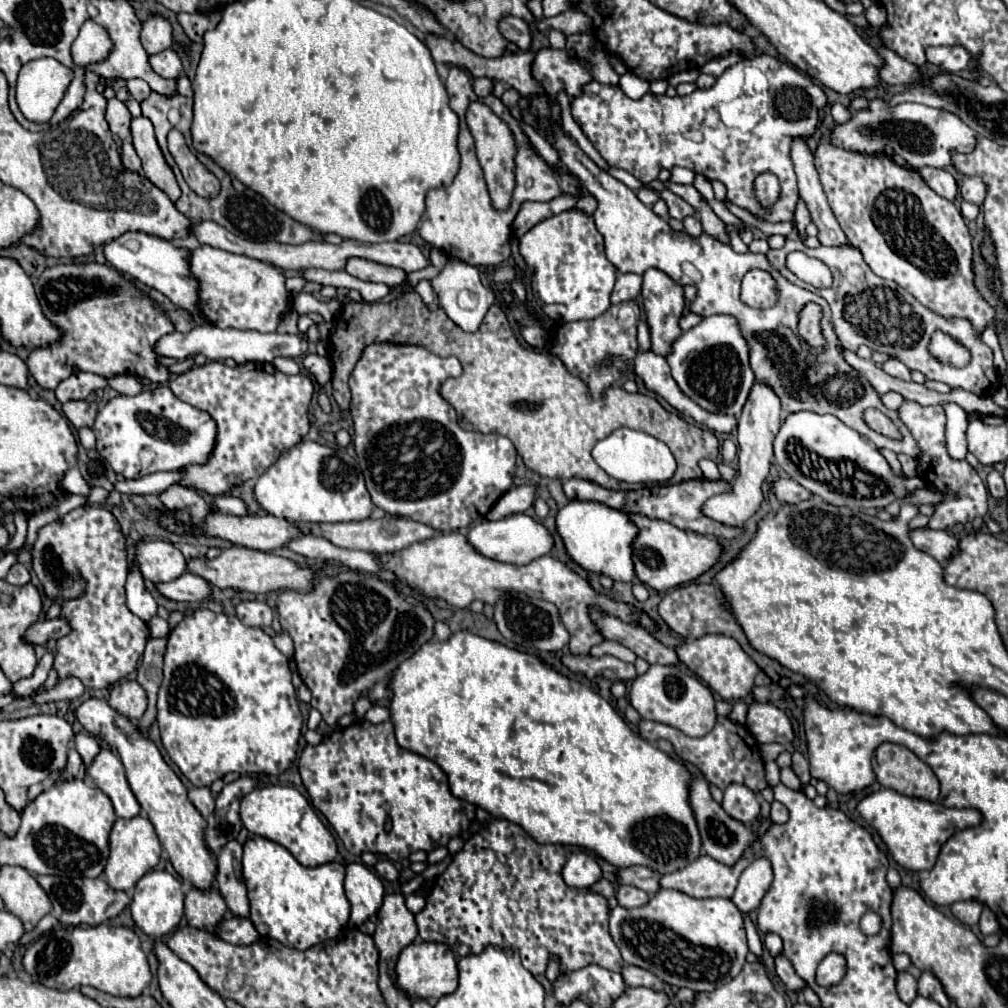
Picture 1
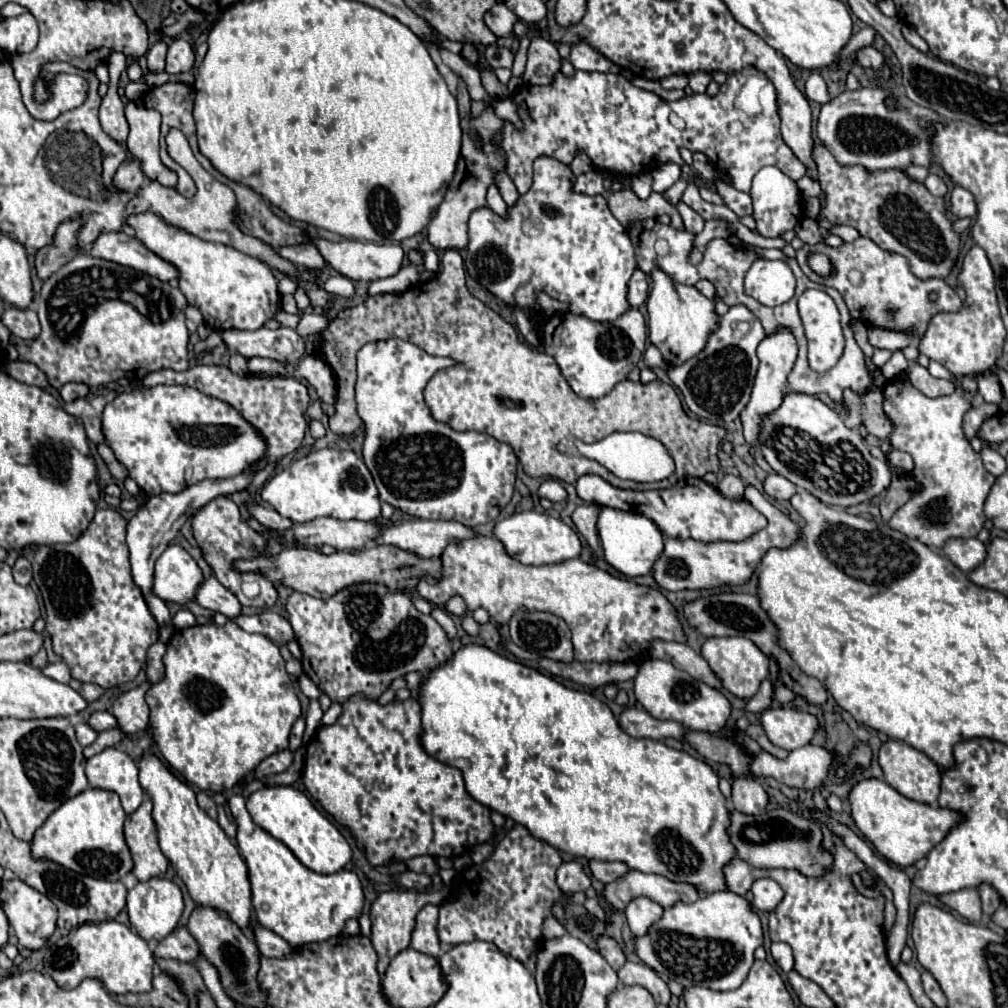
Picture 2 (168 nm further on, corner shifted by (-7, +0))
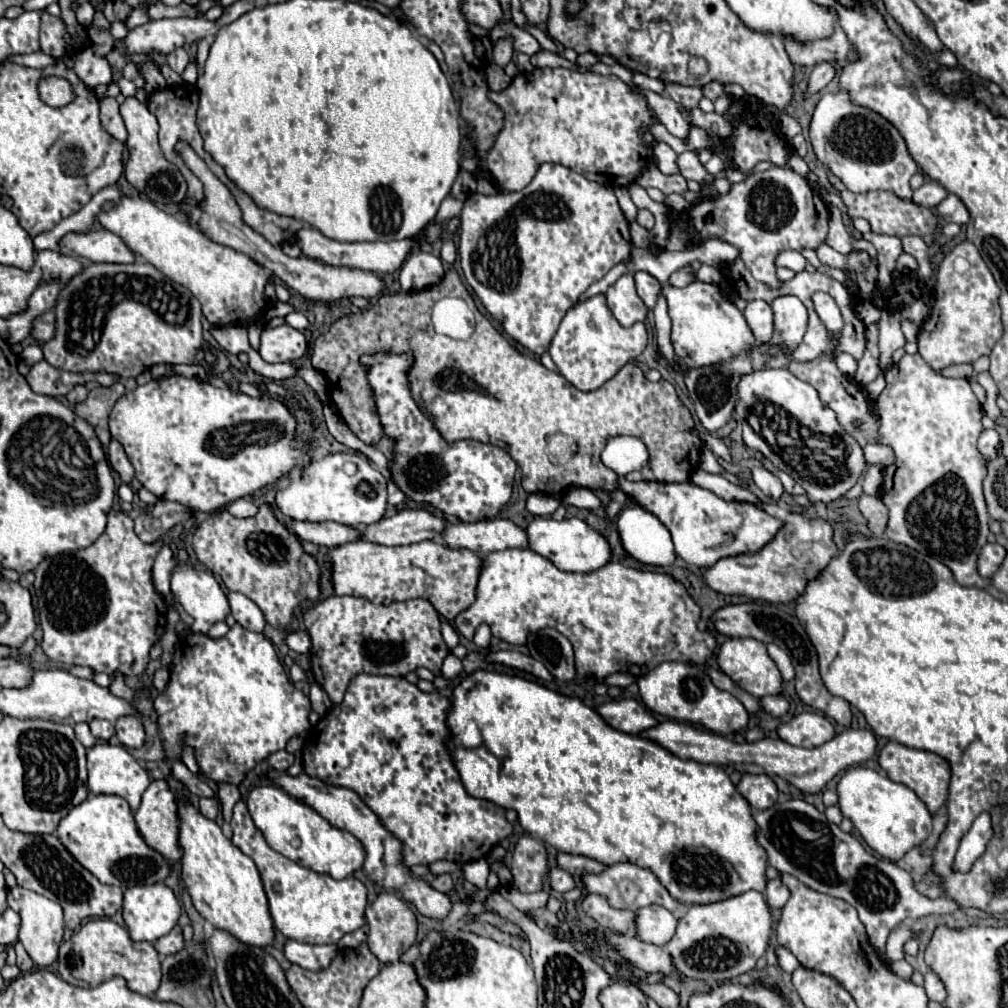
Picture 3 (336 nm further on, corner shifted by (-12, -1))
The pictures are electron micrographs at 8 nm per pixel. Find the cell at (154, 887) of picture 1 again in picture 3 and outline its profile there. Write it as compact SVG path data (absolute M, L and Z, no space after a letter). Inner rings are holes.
M165 883L131 887L131 889L125 891L125 897L123 897L123 919L125 919L127 931L129 931L133 941L155 943L159 937L167 935L177 925L179 917L181 917L181 905L179 905L175 893Z

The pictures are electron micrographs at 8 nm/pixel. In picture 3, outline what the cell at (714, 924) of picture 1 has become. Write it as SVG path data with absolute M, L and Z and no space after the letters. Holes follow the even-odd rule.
M747 891L735 897L727 897L723 901L707 903L707 905L691 905L687 913L679 919L677 931L673 939L665 945L675 969L679 975L695 981L731 981L743 973L749 973L755 969L757 959L765 953L767 941L769 941L769 931L771 931L771 909L765 903L763 895L759 891Z

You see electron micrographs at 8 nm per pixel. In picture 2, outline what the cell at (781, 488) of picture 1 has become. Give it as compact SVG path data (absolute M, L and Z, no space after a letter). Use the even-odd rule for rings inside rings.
M772 472L764 480L764 492L776 500L788 500L796 492L796 486L790 484L790 480L786 480L784 476L778 476Z

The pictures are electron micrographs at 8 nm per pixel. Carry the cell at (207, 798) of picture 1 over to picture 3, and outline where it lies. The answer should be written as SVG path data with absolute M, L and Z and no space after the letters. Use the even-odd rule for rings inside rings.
M201 799L199 809L207 819L215 819L219 815L219 801L217 799Z

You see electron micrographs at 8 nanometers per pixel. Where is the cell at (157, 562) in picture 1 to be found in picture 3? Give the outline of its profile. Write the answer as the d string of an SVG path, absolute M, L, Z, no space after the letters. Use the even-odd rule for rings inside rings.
M174 542L170 544L175 555L175 565L171 569L171 593L175 597L175 601L195 619L195 623L191 625L193 633L207 633L209 627L217 621L223 621L229 615L229 603L227 597L221 589L221 585L217 583L217 579L209 573L209 571L199 571L189 563L181 563L177 557L177 549Z

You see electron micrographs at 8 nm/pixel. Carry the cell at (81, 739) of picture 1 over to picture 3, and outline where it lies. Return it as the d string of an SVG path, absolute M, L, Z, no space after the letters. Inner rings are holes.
M77 723L77 725L75 725L75 735L77 735L77 739L79 739L87 749L97 743L97 739L95 739L93 733L89 731L89 725L87 725L87 723Z

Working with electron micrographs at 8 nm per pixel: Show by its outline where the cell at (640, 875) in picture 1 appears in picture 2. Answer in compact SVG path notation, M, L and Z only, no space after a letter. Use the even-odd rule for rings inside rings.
M590 860L588 868L596 880L602 884L608 884L610 880L616 880L622 876L622 872L628 872L628 866L622 862L600 862L600 860Z

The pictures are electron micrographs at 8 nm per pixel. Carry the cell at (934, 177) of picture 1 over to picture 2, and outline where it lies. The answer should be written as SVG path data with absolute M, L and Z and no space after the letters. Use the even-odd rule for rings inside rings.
M930 174L930 176L924 180L924 186L926 186L928 192L934 194L934 196L946 196L946 194L948 194L948 188L946 188L944 180L942 180L940 176L936 176L936 174Z

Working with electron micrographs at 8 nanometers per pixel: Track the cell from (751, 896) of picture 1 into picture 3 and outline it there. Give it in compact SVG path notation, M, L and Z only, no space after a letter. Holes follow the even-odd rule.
M771 879L771 881L767 881L767 889L763 895L765 895L765 901L769 903L769 907L781 909L789 899L789 889L781 883L781 879Z

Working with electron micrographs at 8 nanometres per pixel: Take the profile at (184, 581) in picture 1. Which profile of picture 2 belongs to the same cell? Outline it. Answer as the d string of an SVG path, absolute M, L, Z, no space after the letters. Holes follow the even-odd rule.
M214 576L204 580L204 584L198 588L196 602L212 612L222 612L226 618L236 618L242 614L242 604L238 602L238 598Z

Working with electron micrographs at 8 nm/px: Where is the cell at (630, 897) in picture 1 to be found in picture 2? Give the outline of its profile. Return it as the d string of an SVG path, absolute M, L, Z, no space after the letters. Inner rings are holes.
M646 898L632 900L626 906L626 918L628 918L628 926L630 926L632 934L644 936L648 932L648 928L662 918L662 912L664 912L662 906L654 904L652 900L646 900Z

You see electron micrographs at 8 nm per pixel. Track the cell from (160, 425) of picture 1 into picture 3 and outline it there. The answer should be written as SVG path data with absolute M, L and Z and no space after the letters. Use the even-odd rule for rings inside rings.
M181 375L149 381L127 391L109 415L109 431L111 437L123 445L135 467L135 477L147 491L159 499L177 501L205 513L217 511L231 501L277 481L295 465L309 459L305 449L295 447L295 419L281 401L267 395L253 399L245 393L231 393L229 389L217 389L207 381Z

